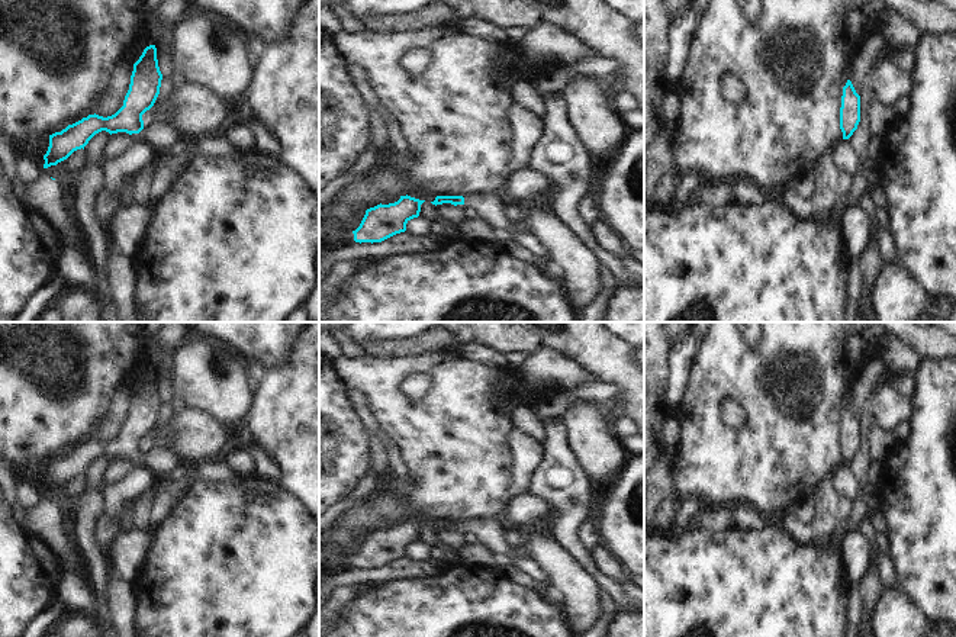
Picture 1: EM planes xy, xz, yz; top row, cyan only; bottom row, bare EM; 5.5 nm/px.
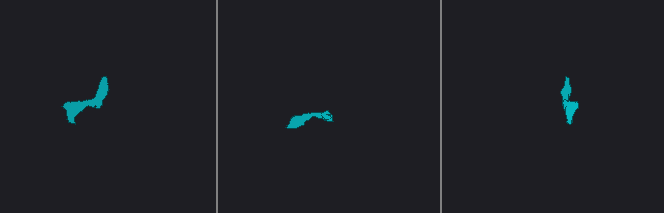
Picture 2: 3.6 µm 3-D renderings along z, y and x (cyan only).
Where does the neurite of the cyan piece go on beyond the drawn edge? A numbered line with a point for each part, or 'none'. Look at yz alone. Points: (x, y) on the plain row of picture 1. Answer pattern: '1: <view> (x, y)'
none

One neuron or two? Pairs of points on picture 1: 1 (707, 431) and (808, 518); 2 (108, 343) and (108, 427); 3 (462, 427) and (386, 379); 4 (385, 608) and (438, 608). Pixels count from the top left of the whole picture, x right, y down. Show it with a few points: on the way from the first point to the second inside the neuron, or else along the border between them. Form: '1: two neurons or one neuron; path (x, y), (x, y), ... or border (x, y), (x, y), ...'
1: two neurons; border (811, 495), (795, 502), (788, 510)
2: two neurons; border (121, 389), (115, 395), (109, 418), (95, 437)
3: one neuron; path (441, 424), (422, 424), (398, 399)
4: one neuron; path (398, 608), (425, 608)

